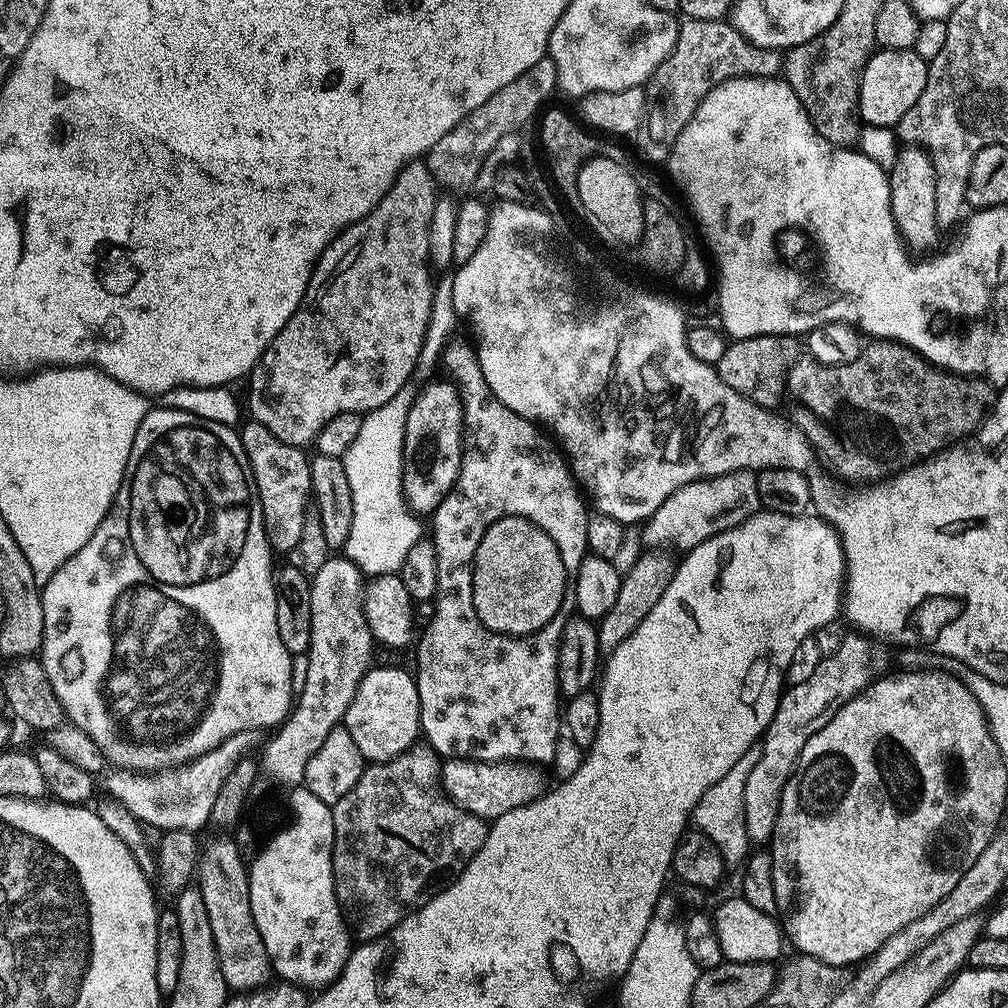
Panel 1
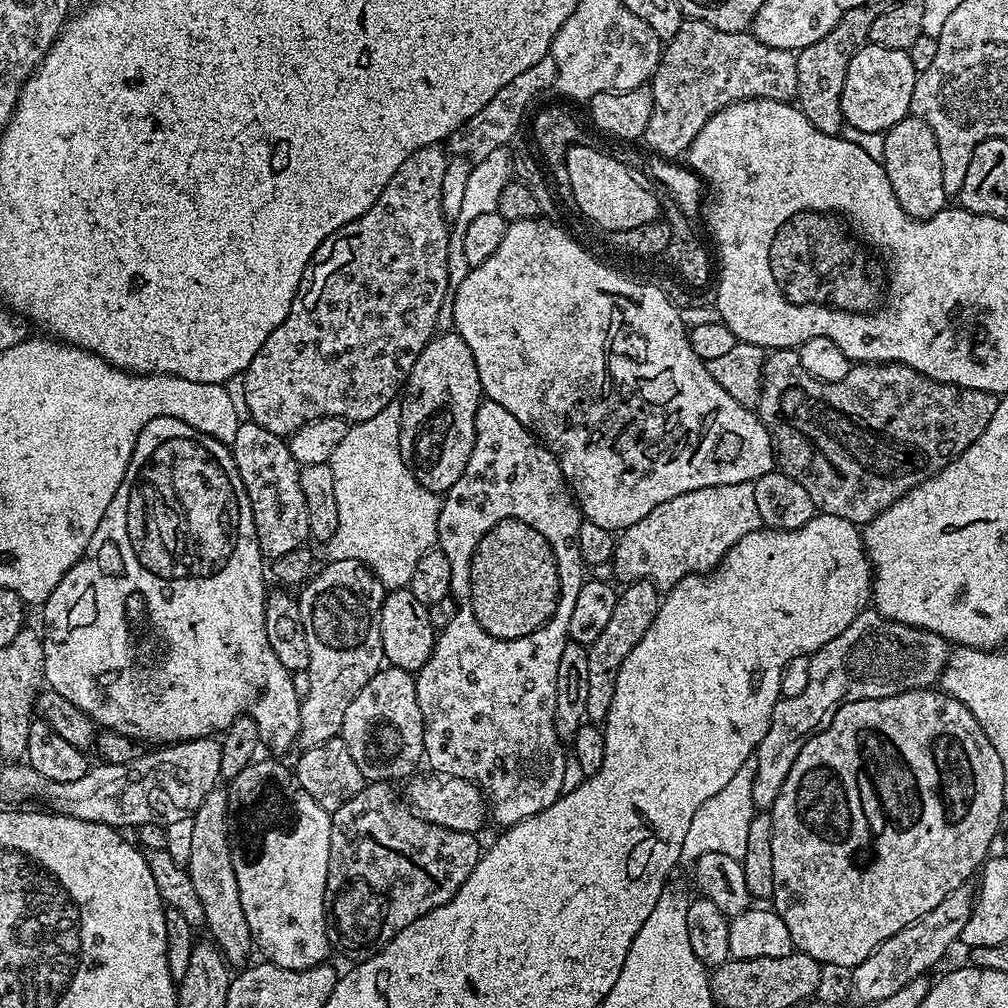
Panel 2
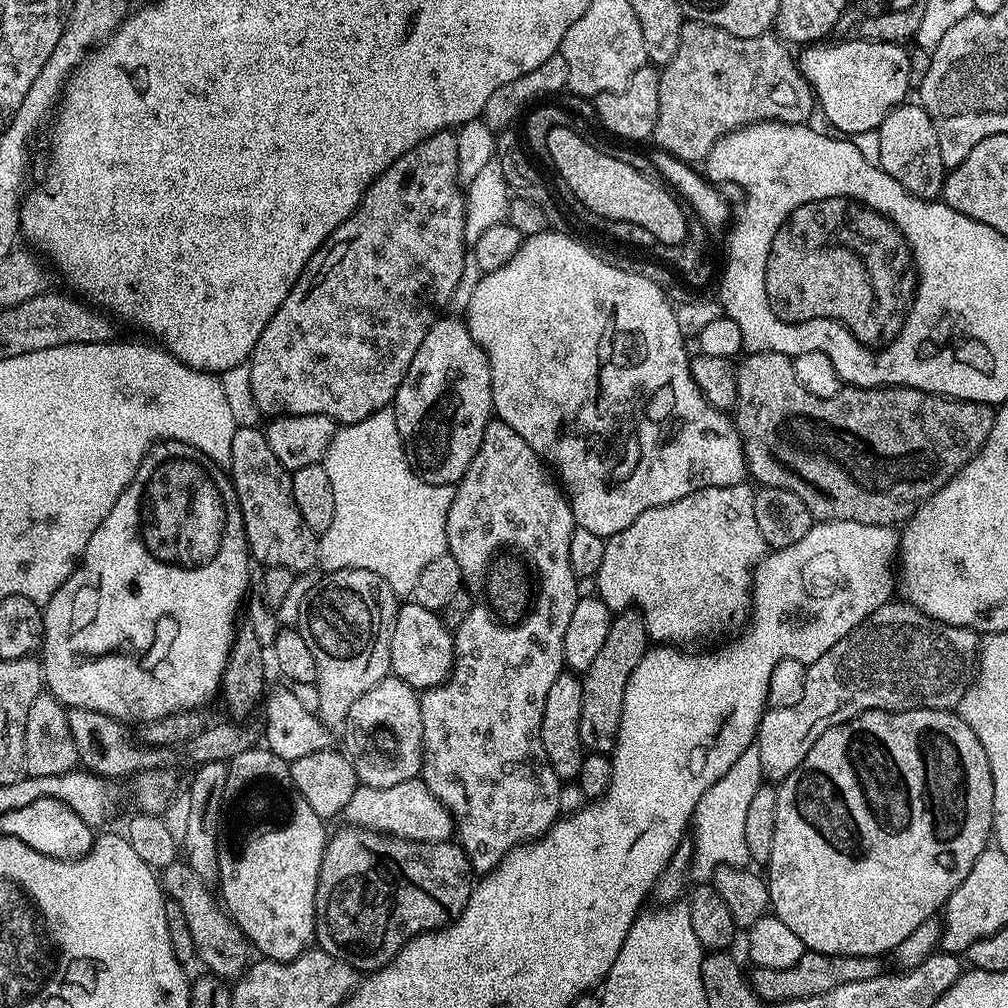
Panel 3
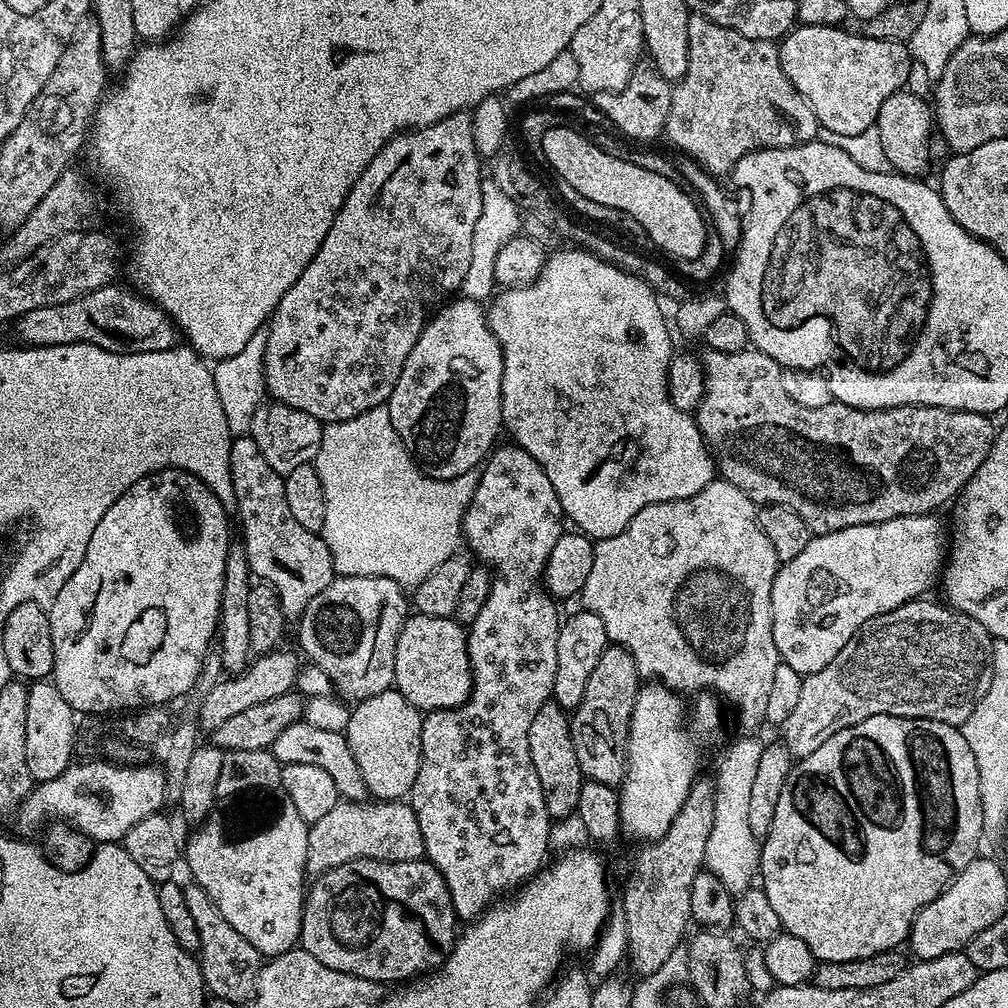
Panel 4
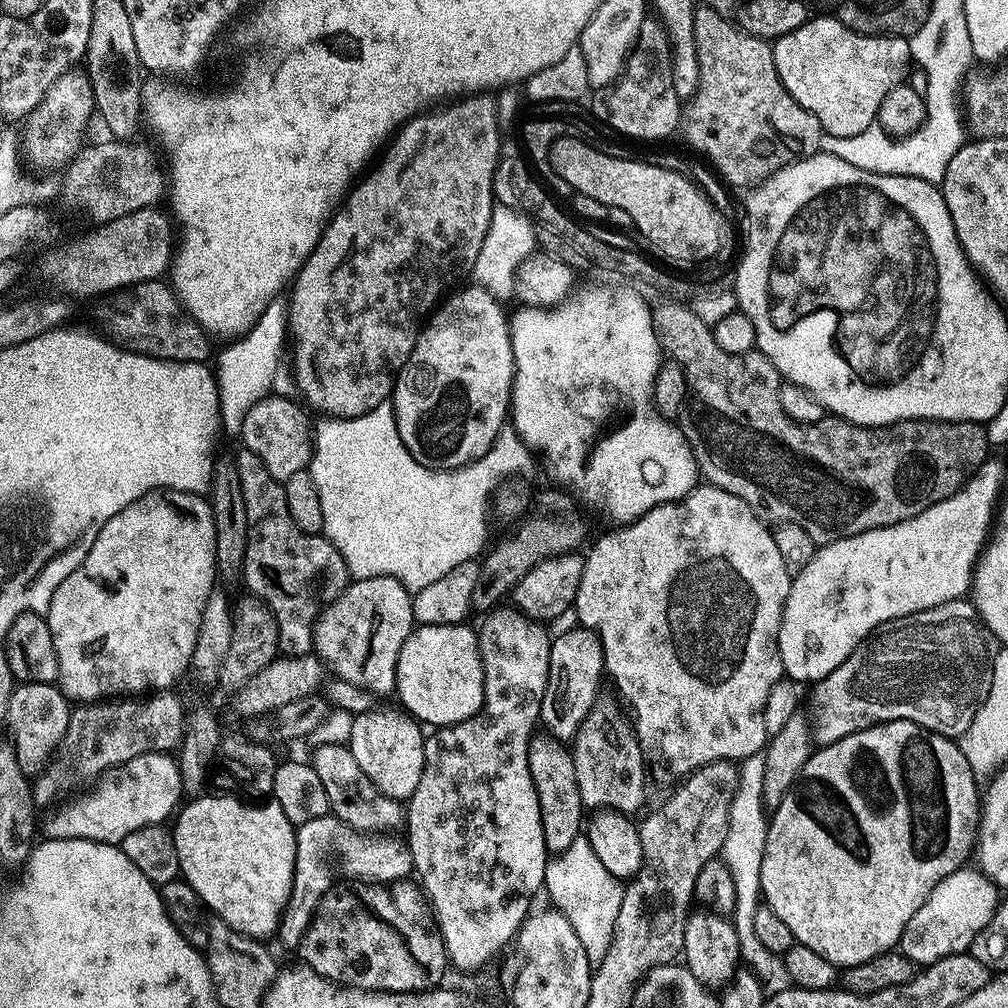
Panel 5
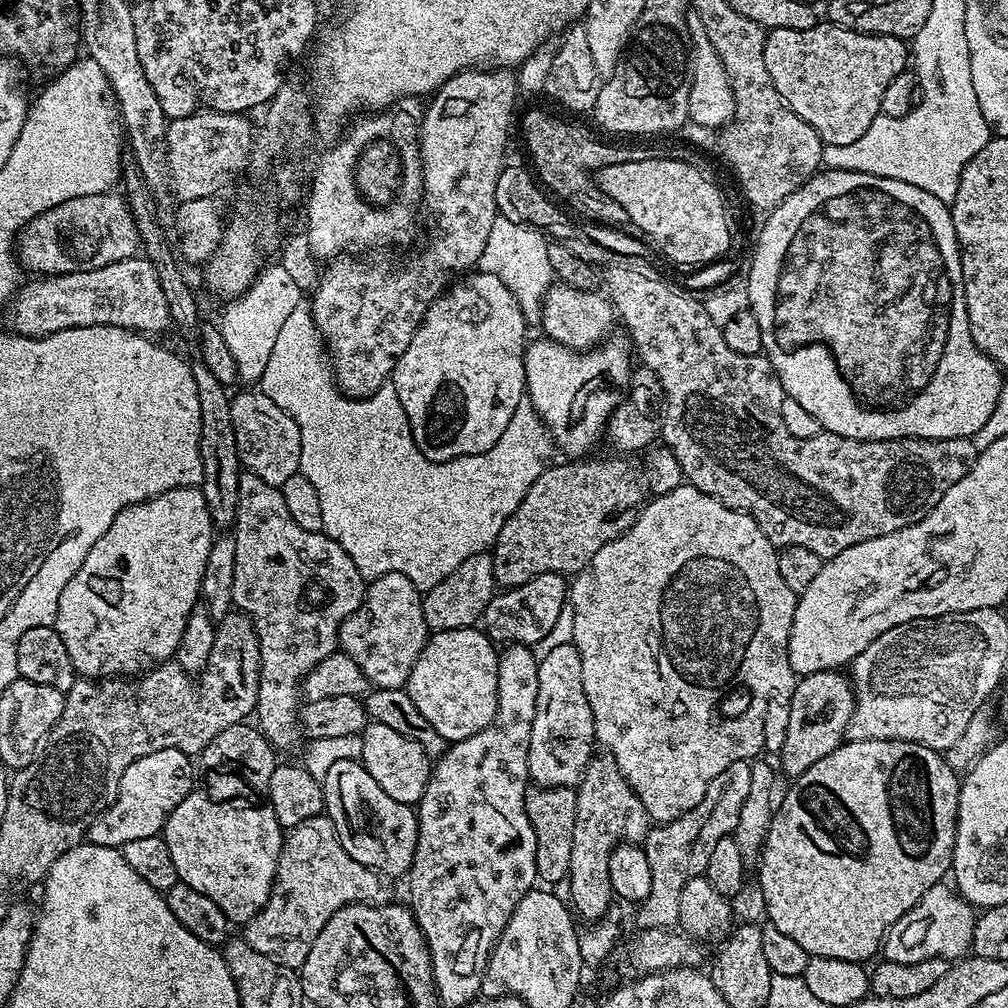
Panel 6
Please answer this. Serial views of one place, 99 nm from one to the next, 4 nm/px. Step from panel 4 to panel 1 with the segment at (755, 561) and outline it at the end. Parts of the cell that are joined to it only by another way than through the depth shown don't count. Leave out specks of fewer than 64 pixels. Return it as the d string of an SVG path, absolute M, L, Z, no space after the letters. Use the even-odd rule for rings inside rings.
M731 472L721 476L711 476L709 480L695 480L686 486L676 488L654 514L643 521L644 540L642 544L648 550L687 550L697 548L702 542L714 538L720 532L738 526L746 518L761 511L758 494L757 473Z

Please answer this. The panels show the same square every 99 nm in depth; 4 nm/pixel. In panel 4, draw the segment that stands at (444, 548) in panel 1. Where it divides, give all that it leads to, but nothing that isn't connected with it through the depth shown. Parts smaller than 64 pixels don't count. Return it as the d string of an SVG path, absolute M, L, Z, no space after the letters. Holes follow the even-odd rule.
M508 442L505 448L499 448L497 447L485 459L479 469L476 489L471 502L468 503L468 509L464 512L462 525L462 540L466 548L469 548L467 551L481 565L487 566L493 575L492 588L488 591L486 606L482 606L482 610L478 610L478 618L474 618L474 622L467 629L468 657L472 667L472 692L468 695L468 701L465 704L459 704L457 708L429 712L423 717L420 769L418 778L414 778L414 786L410 793L410 803L418 818L418 826L422 830L424 856L442 874L452 899L452 908L456 911L457 917L464 922L475 920L480 913L492 907L507 893L504 892L507 888L516 890L531 880L541 868L545 867L544 855L549 855L550 852L548 846L550 817L546 810L546 798L542 794L542 782L538 782L538 774L534 774L534 762L530 758L530 722L534 722L534 714L538 714L538 710L552 700L554 674L558 670L558 634L562 615L560 616L559 610L556 609L557 601L549 596L547 591L542 590L542 581L544 564L550 558L550 550L554 550L554 542L558 542L562 531L560 523L565 523L566 517L558 502L558 494L554 494L554 486L550 486L550 478L546 478L546 470L542 470L542 466L538 466L538 462L534 458L530 458L530 454L526 454L526 450L522 450L515 443Z

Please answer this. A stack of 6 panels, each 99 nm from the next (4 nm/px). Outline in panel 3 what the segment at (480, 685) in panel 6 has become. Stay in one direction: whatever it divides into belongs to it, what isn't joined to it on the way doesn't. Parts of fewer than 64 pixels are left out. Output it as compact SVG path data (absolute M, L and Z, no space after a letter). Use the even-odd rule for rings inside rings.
M404 603L397 607L396 619L392 622L391 675L417 690L433 688L444 683L452 672L452 663L456 657L456 651L452 648L453 629L446 627L437 613L426 610L426 606Z

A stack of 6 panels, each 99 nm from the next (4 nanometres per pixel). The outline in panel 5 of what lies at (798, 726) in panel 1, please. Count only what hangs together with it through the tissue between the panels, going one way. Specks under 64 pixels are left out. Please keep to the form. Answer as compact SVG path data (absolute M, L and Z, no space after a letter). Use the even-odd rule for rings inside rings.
M971 599L948 600L944 604L934 606L930 610L922 610L915 612L909 616L902 618L894 618L890 622L886 622L882 627L877 628L867 640L863 640L850 655L846 656L842 663L836 665L836 669L827 673L815 685L816 693L812 696L812 704L816 707L816 713L811 713L810 722L812 725L812 734L817 745L823 746L833 744L842 738L846 738L850 734L854 734L858 730L866 730L875 724L885 724L891 720L909 720L919 726L925 728L928 732L934 732L938 736L946 736L949 738L958 738L966 730L966 726L970 726L970 722L974 718L974 714L978 710L978 706L984 700L984 695L988 692L990 686L990 678L992 677L992 657L994 655L993 641L990 639L990 633L983 620L980 619L980 613L976 611L976 605Z

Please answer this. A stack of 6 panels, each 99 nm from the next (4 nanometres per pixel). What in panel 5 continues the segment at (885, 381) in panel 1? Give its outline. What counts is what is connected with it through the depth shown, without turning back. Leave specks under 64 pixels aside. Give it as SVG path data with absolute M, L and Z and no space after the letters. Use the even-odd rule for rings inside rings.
M664 302L651 313L651 327L656 331L656 343L660 346L660 351L671 363L677 365L684 375L684 383L687 386L695 386L696 392L704 396L704 400L709 400L711 404L716 404L724 416L732 416L732 456L697 456L695 458L697 473L701 479L708 484L727 493L734 494L735 497L742 498L744 502L764 523L779 526L782 524L798 525L804 530L811 540L818 546L832 544L843 537L850 537L854 533L864 533L870 529L880 529L902 522L906 518L914 518L914 514L922 514L934 502L946 498L957 491L961 484L984 463L989 455L990 445L985 429L981 425L971 422L958 422L957 424L947 424L945 420L907 420L897 424L888 424L884 428L863 428L857 424L850 424L839 418L825 418L816 424L795 424L788 415L780 409L780 403L776 401L778 391L778 373L776 367L764 357L758 350L747 352L746 354L726 354L722 346L712 337L712 330L709 324L702 322L698 314L694 314L691 307L684 302Z

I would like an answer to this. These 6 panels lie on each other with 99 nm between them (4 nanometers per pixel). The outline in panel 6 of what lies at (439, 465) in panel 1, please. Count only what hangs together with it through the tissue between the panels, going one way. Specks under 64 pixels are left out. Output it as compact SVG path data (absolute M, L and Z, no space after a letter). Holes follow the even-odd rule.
M476 270L465 275L462 282L453 283L426 310L424 318L390 377L398 402L402 402L402 410L412 424L414 442L428 460L453 460L459 456L482 454L502 438L502 430L510 426L514 410L518 410L526 396L526 323L519 302L500 278Z

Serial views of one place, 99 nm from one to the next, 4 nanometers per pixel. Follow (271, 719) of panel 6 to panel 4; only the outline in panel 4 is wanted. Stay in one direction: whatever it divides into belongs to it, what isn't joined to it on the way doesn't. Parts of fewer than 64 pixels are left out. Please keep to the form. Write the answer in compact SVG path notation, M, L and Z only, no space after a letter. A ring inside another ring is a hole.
M237 435L233 439L230 446L230 474L232 475L232 481L230 483L230 492L236 495L236 508L240 511L240 526L244 530L244 537L242 537L242 543L245 548L246 558L249 560L249 570L251 575L255 577L257 581L269 584L269 586L275 590L280 599L280 605L284 611L285 617L298 618L306 610L306 606L310 601L322 594L322 590L326 590L326 586L330 586L332 580L337 575L336 567L332 561L332 555L330 550L326 546L323 535L306 530L306 526L298 526L298 521L294 519L294 514L290 514L290 506L286 506L286 490L284 489L284 476L281 473L274 470L274 466L270 466L270 462L266 462L266 458L262 458L262 450L258 450L258 442L252 440L251 435Z

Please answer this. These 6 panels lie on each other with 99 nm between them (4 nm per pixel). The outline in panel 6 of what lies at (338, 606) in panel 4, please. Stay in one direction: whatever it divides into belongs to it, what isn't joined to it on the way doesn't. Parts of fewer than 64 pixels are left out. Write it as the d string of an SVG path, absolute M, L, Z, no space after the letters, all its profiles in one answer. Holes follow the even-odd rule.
M387 572L367 585L364 604L354 614L350 614L350 618L346 618L346 622L340 626L338 644L346 655L354 658L354 662L358 664L362 674L366 674L371 685L376 688L404 688L408 682L408 675L412 673L414 662L422 654L429 635L421 589L416 588L414 582L410 582L410 578L402 574Z

